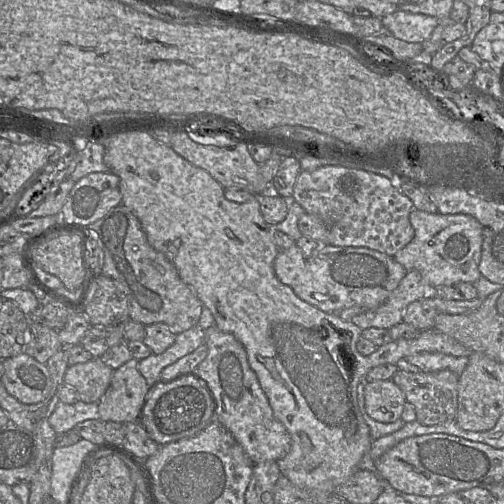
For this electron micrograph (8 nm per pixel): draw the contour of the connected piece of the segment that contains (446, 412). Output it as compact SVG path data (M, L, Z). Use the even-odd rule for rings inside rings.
M398 370L392 377L393 382L401 389L406 402L413 405L416 420L426 426L432 426L456 421L458 407L458 380L459 375L450 370L441 370L432 373L411 373Z

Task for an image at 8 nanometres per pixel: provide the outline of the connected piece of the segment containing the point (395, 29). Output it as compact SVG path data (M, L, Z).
M397 10L381 18L395 38L409 43L424 43L438 25L438 19L420 13Z

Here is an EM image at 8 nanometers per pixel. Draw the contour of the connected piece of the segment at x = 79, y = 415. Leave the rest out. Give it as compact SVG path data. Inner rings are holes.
M80 400L74 404L59 402L49 417L49 423L56 434L73 430L77 424L86 420L100 420L97 403Z

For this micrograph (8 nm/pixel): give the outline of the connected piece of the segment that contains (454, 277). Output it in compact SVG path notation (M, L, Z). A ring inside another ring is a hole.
M414 208L409 221L414 229L414 237L394 255L394 259L407 271L419 271L428 284L429 293L439 286L457 282L474 283L481 277L478 265L483 241L482 226L474 217L428 213Z

